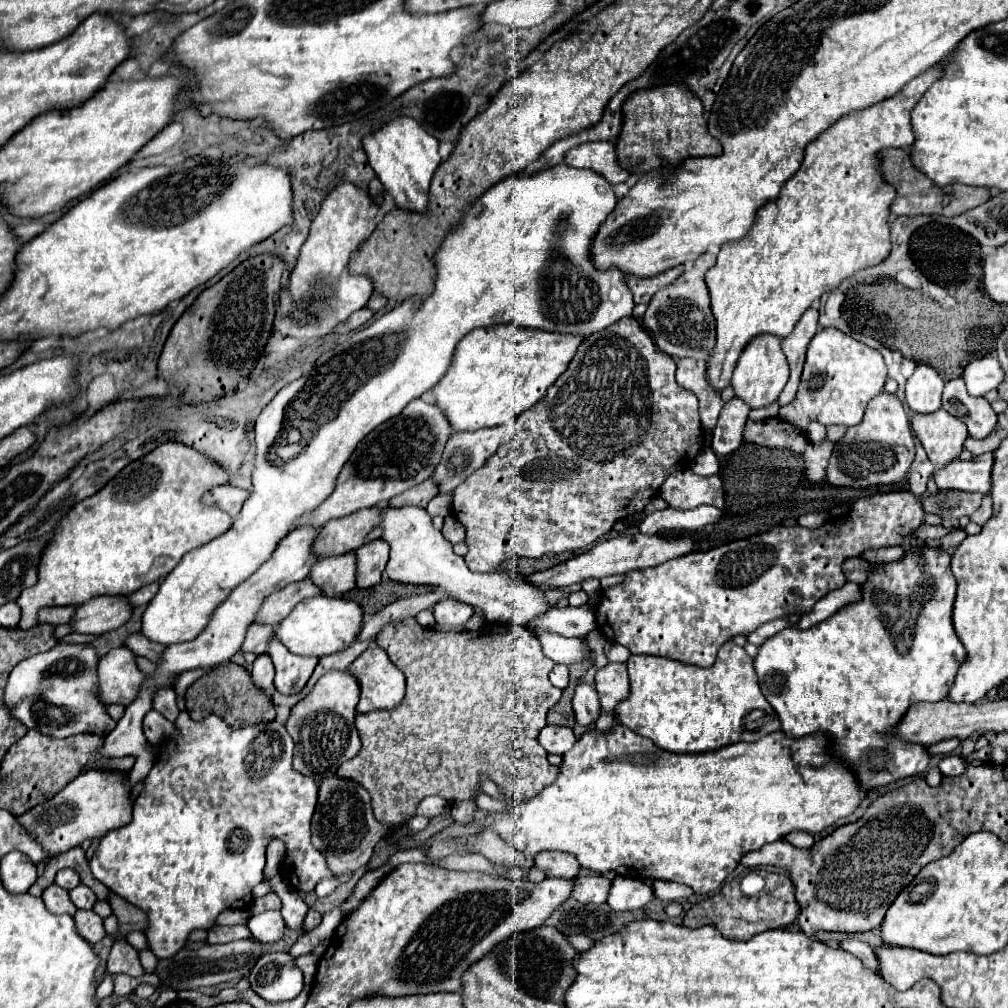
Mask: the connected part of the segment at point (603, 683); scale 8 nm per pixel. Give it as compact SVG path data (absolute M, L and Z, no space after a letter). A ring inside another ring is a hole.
M607 664L597 670L595 688L599 692L601 714L615 714L617 704L629 696L629 676L625 664Z

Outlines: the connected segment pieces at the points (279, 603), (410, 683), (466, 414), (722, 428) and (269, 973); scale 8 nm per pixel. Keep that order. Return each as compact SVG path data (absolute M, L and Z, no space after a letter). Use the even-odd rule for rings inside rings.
M305 578L303 582L287 584L285 588L277 590L265 598L265 602L261 604L261 608L255 614L255 622L275 626L275 624L279 624L279 620L283 620L283 616L287 616L291 612L291 608L295 604L299 604L301 600L311 598L315 594L321 594L321 592L319 592L319 588L315 588L315 584L309 578Z
M413 618L405 620L405 622L397 622L397 624L389 624L375 640L389 656L389 660L399 668L403 670L405 678L407 678L407 694L403 698L403 704L399 708L393 708L389 712L367 712L367 714L357 714L357 720L355 720L355 726L359 730L359 736L361 736L361 750L355 758L343 762L339 766L339 774L341 776L347 776L347 778L353 778L357 780L359 784L365 784L365 788L369 790L371 794L371 800L373 800L373 812L375 812L375 818L377 820L383 820L385 824L391 824L391 826L401 826L409 816L413 816L415 812L415 806L419 804L421 798L425 796L431 796L431 794L437 794L437 796L443 796L451 802L457 802L457 800L471 800L479 788L479 776L481 772L487 772L489 778L507 790L507 796L511 796L511 800L527 800L527 796L533 796L535 792L539 792L539 788L543 788L543 784L551 784L551 780L555 780L557 776L557 766L549 764L547 762L547 752L545 748L539 744L537 736L541 732L541 728L547 724L545 722L545 716L547 716L547 710L559 702L563 690L555 688L551 682L549 682L549 672L551 668L555 666L545 654L543 654L543 648L541 648L541 642L537 640L535 634L531 634L527 628L523 626L515 626L515 624L485 624L481 630L477 632L459 632L459 634L453 634L453 632L439 632L439 630L429 630L429 628L421 628ZM437 752L441 756L441 762L435 770L427 770L425 766L425 760L429 754Z
M499 324L495 328L471 330L455 348L459 358L453 360L447 376L435 386L435 406L443 410L453 432L473 432L481 428L493 428L509 424L519 414L529 410L545 390L565 372L567 364L581 344L581 336L555 336L553 332L531 332L527 328L515 328L515 324Z
M733 398L723 406L717 426L713 430L713 452L717 458L725 458L743 444L747 414L749 408L739 398Z
M287 952L263 954L249 976L251 990L267 1002L285 1002L299 996L303 988L303 974L295 966L295 958Z

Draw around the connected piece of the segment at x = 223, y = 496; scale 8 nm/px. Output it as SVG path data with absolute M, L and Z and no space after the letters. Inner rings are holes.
M217 486L217 488L211 488L203 494L201 502L205 506L215 506L215 508L221 508L223 512L227 512L229 516L237 516L243 502L247 500L249 492L247 490L241 490L241 488L233 488L233 486Z

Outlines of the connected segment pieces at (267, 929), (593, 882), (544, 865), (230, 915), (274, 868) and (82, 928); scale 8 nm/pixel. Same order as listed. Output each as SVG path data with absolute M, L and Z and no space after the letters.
M263 912L259 916L251 916L247 926L249 926L253 938L259 940L261 944L277 942L285 932L285 924L283 924L283 918L279 912Z
M587 876L587 878L575 878L571 898L583 902L583 904L603 904L607 900L611 880L605 876Z
M539 852L539 856L535 856L535 866L549 878L565 880L575 878L581 870L581 864L575 860L575 856L567 852Z
M227 910L223 916L219 916L217 924L223 926L233 926L233 924L247 924L249 916L243 916L243 912L235 912L235 910Z
M271 840L271 844L267 846L267 866L265 866L265 876L273 876L279 874L281 870L281 862L285 856L285 844L281 840Z
M77 910L77 914L75 914L75 926L77 926L79 934L85 940L89 940L91 944L99 942L105 936L103 918L99 918L93 910Z

